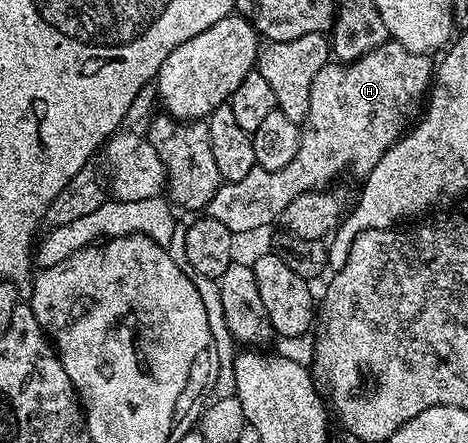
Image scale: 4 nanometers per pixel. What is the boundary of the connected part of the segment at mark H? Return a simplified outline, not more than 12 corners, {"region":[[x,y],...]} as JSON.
{"region":[[380,45],[312,78],[296,158],[219,183],[204,209],[254,232],[421,117],[431,57]]}

